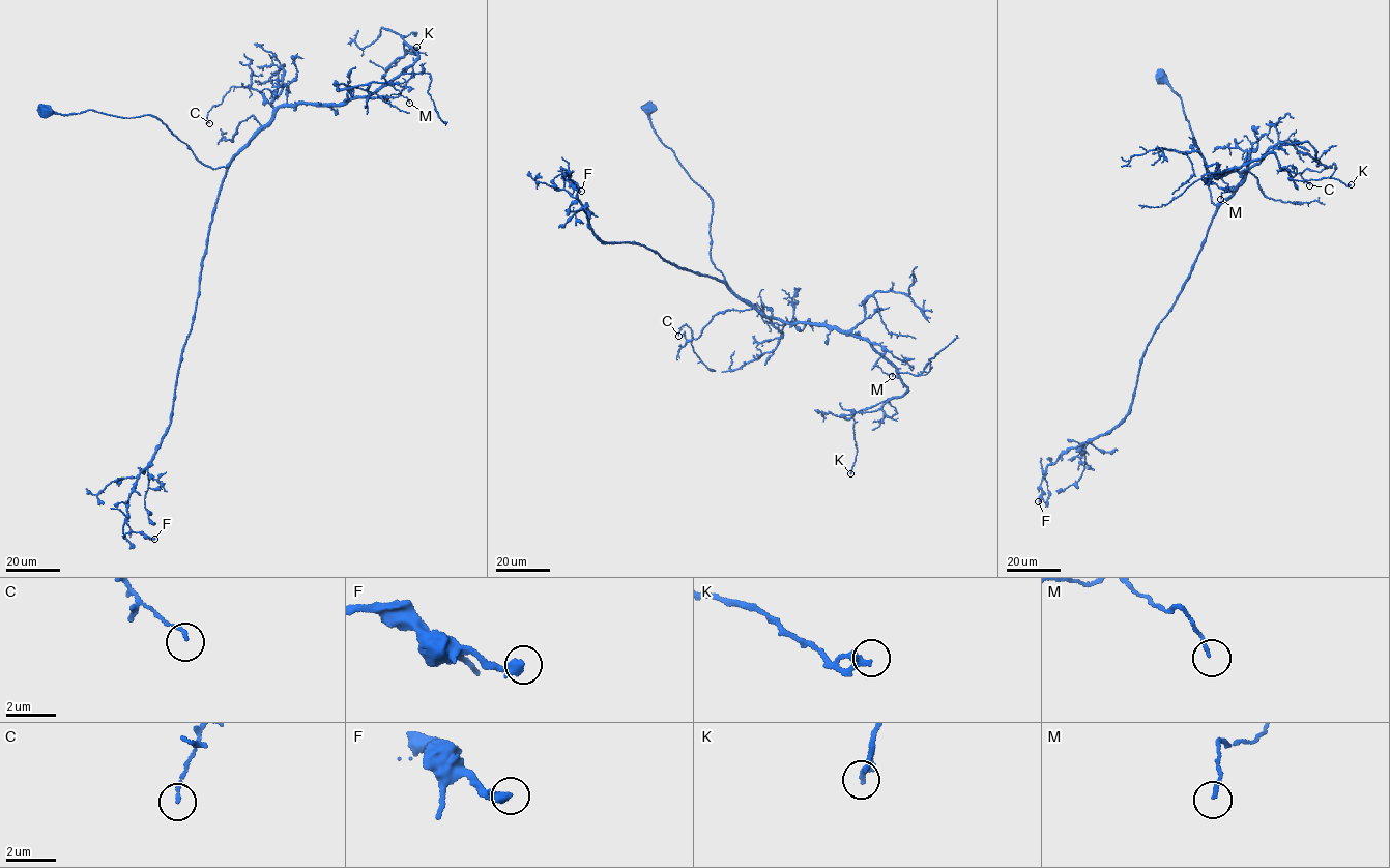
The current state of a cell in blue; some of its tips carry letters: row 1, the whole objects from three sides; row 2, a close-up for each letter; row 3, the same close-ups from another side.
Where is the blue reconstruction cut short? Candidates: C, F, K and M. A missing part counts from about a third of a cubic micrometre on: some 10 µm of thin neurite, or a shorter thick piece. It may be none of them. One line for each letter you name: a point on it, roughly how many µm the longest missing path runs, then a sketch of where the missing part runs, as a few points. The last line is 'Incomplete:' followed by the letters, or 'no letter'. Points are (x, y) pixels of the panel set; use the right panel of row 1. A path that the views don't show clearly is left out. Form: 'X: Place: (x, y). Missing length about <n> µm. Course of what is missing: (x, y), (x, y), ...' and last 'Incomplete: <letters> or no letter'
Incomplete: no letter

